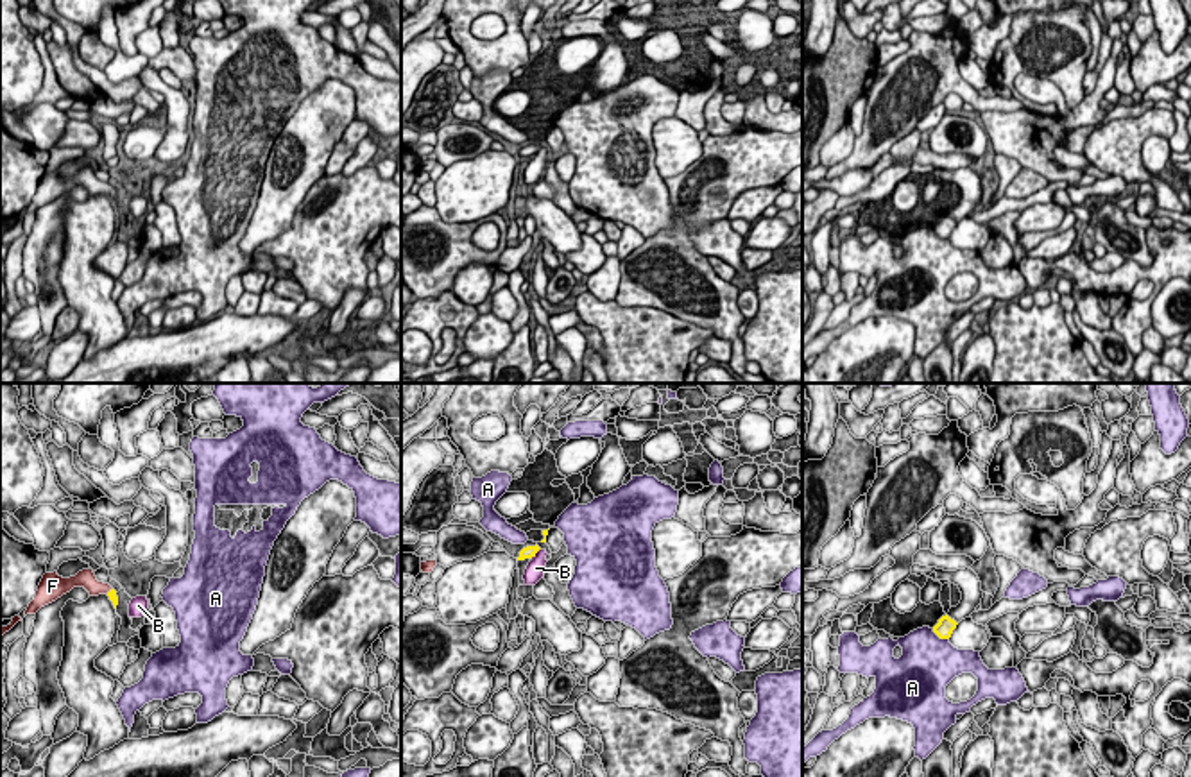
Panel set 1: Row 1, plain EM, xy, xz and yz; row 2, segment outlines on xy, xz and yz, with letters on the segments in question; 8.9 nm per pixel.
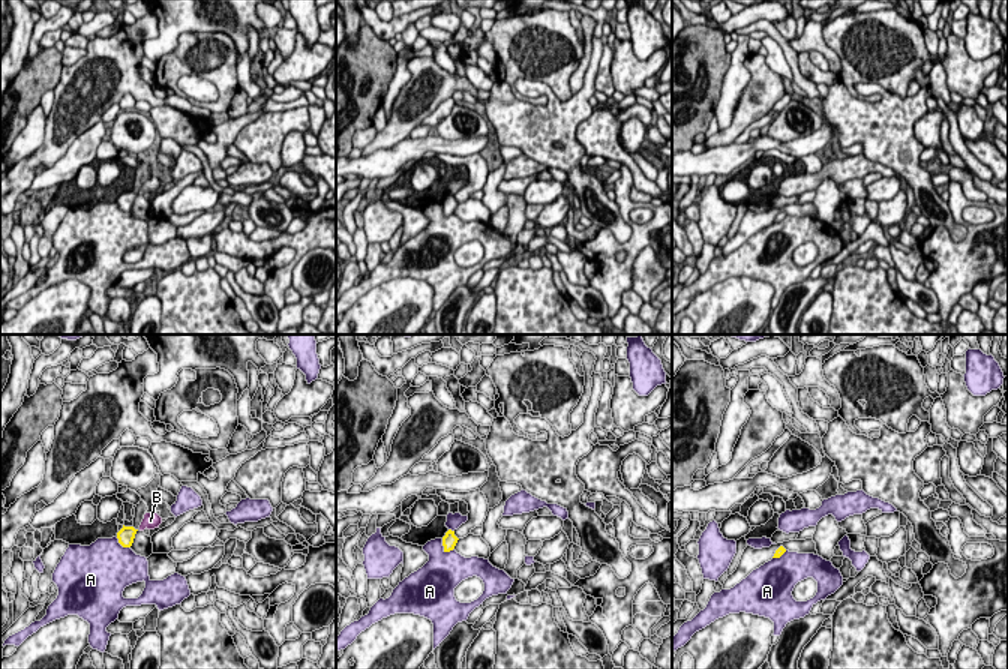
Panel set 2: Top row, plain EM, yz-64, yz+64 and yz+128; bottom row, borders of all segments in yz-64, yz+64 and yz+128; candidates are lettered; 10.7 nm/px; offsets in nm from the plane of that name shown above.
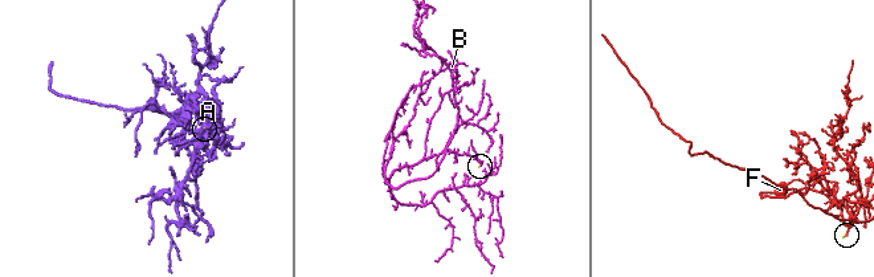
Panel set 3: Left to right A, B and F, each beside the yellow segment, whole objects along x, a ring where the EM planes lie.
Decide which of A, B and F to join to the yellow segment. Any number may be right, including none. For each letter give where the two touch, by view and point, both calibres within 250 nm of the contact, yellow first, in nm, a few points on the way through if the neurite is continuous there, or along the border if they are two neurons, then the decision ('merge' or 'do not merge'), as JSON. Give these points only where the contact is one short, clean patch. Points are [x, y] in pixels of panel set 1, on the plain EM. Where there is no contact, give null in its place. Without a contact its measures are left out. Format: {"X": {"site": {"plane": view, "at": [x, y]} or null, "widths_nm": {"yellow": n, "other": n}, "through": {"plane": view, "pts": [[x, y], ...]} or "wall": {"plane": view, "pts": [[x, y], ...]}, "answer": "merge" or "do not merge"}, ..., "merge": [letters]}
{"A": {"site": {"plane": "yz", "at": [941, 237]}, "widths_nm": {"yellow": 160, "other": 480}, "answer": "do not merge"}, "B": {"site": {"plane": "xz", "at": [534, 153]}, "widths_nm": {"yellow": 120, "other": 170}, "wall": {"plane": "xz", "pts": [[539, 147], [531, 156]]}, "answer": "do not merge"}, "F": {"site": {"plane": "xy", "at": [110, 190]}, "widths_nm": {"yellow": 70, "other": 170}, "through": {"plane": "xy", "pts": [[111, 192], [110, 190], [95, 187], [86, 178]]}, "answer": "merge"}, "merge": ["F"]}

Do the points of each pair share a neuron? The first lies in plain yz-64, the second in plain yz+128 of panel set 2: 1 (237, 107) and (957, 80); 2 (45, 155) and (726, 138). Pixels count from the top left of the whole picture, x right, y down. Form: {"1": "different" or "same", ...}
{"1": "different", "2": "same"}

